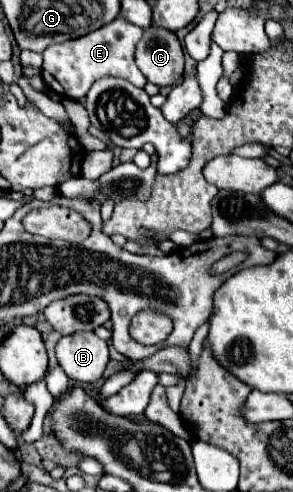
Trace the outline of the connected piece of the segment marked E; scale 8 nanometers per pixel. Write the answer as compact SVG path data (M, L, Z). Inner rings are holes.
M118 17L112 23L84 35L78 39L72 39L70 43L58 43L46 47L42 53L44 65L42 65L42 79L46 87L60 97L68 99L82 99L90 85L100 77L122 77L138 87L146 85L146 77L140 73L140 69L134 63L134 49L138 39L144 35L144 29L138 25L128 23L126 19Z

